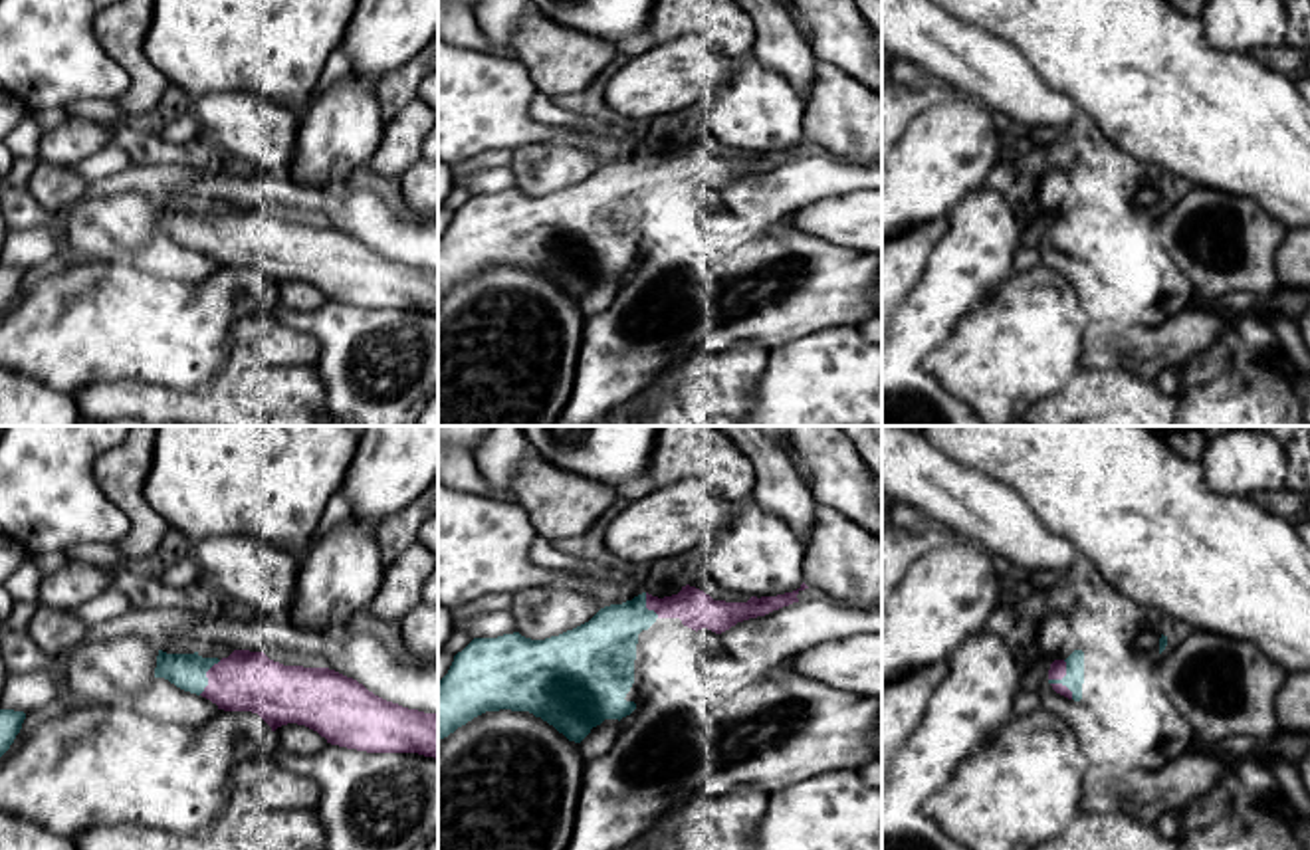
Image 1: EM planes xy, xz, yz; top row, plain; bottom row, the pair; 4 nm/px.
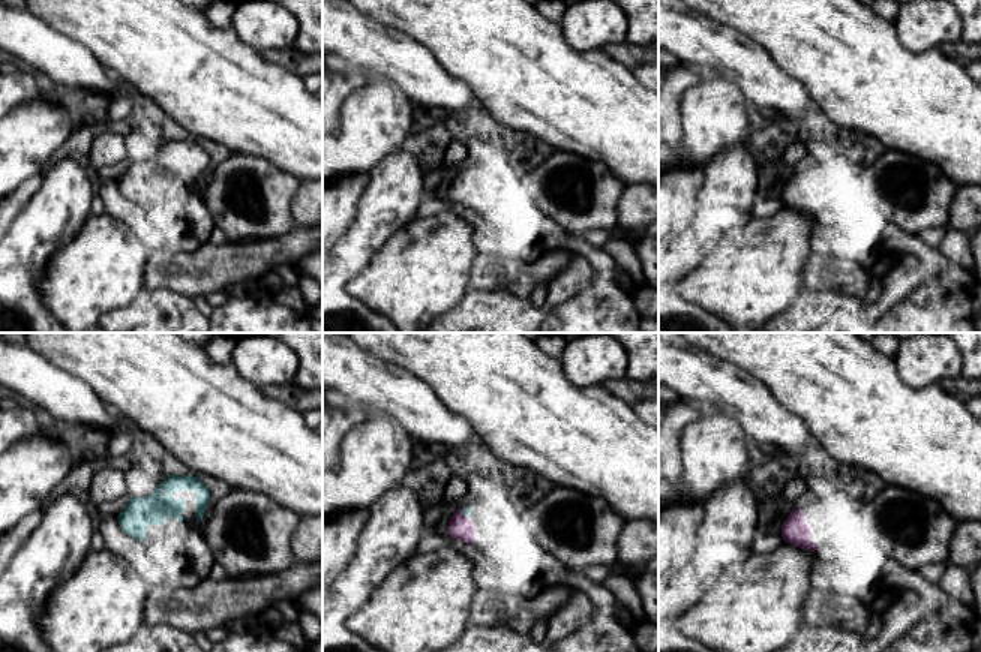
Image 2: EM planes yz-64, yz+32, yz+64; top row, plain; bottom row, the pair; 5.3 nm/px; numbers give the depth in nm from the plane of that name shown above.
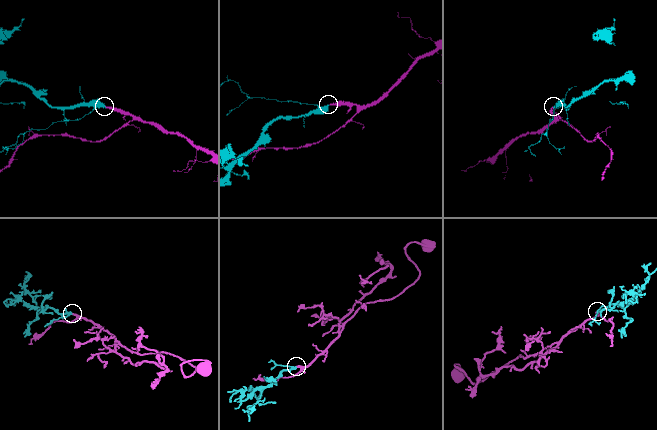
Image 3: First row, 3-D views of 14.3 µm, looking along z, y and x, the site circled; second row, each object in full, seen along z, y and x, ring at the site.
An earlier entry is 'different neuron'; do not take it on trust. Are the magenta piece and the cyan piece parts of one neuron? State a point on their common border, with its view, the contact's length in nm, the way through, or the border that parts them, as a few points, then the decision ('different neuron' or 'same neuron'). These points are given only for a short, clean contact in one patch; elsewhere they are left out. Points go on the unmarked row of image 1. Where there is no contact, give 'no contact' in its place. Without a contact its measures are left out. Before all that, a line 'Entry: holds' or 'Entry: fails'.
Entry: fails
meets magenta in yz at (1061, 234); contact 170 nm long; runs through yz (1057, 226), (1061, 234), (1075, 218); same neuron

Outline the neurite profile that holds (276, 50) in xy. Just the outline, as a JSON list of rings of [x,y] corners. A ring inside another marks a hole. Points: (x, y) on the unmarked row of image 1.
[[[155,0],[147,57],[192,101],[250,91],[301,113],[359,0]]]

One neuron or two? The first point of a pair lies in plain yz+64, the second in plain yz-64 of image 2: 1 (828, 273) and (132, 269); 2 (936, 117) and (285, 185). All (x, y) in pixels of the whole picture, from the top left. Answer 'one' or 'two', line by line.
1: two
2: two

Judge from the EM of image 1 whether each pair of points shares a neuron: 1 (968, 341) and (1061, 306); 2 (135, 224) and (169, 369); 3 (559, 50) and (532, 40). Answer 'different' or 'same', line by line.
1: same
2: different
3: same

